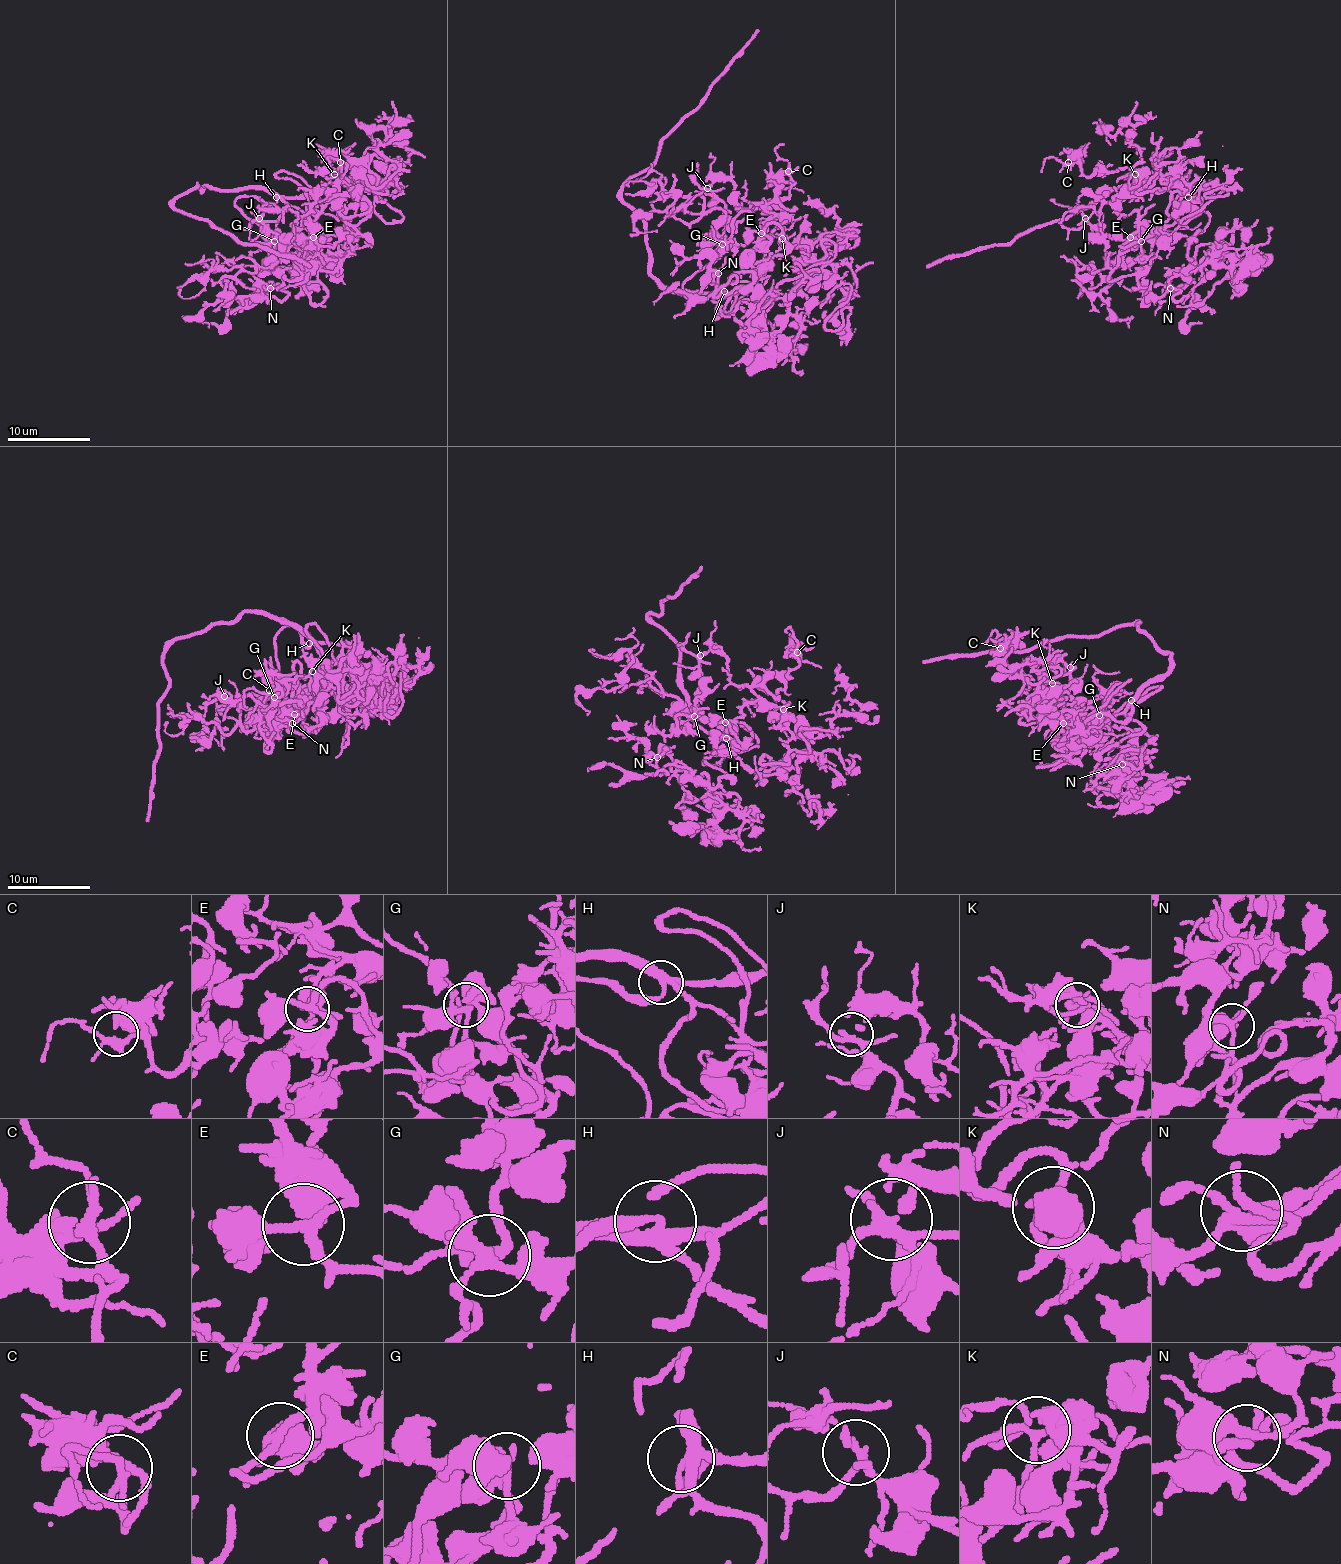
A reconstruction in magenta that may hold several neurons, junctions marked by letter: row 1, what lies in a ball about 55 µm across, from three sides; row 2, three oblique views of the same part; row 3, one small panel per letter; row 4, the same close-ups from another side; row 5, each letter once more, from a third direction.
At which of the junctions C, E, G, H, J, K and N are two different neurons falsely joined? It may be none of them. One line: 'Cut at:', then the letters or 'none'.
Cut at: none

